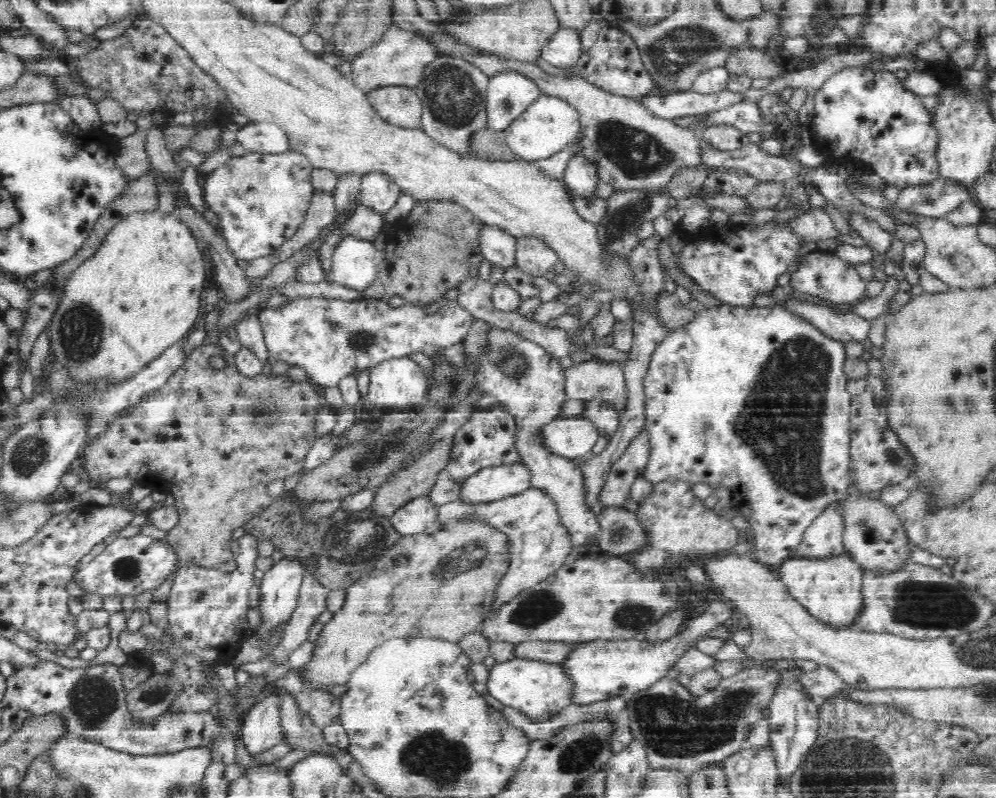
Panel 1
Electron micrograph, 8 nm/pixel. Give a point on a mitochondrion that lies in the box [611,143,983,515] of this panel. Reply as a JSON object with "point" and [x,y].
{"point":[781,422]}

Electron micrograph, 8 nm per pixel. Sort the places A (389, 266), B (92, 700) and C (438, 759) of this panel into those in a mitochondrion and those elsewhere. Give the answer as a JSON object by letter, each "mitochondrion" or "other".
{"A":"other","B":"mitochondrion","C":"mitochondrion"}

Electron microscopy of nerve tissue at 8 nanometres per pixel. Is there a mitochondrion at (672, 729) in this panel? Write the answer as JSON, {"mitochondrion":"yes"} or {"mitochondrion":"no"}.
{"mitochondrion":"yes"}

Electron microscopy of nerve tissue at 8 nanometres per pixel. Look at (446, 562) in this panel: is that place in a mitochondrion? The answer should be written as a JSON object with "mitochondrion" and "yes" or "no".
{"mitochondrion":"yes"}

